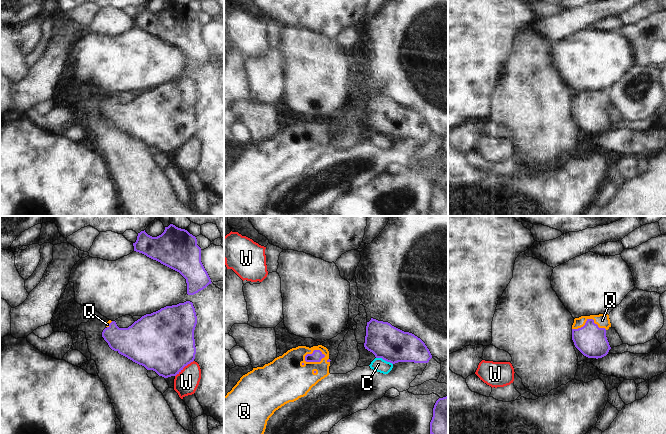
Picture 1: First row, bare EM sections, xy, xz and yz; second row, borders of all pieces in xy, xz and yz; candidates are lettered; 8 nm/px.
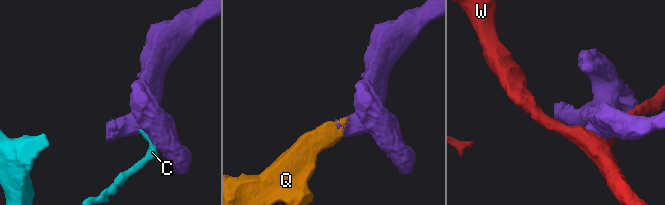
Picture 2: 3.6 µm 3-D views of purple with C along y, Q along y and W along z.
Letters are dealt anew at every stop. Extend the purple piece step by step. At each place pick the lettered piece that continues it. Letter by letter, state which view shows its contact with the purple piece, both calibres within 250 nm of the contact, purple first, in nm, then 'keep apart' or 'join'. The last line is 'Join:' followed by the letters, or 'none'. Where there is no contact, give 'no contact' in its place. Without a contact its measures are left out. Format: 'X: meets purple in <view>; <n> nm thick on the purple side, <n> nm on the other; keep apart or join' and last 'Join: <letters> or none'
C: meets purple in xz; 280 nm thick on the purple side, 110 nm on the other; keep apart
Q: meets purple in xz; 90 nm thick on the purple side, 320 nm on the other; join
W: meets purple in xy; 480 nm thick on the purple side, 190 nm on the other; keep apart
Join: Q

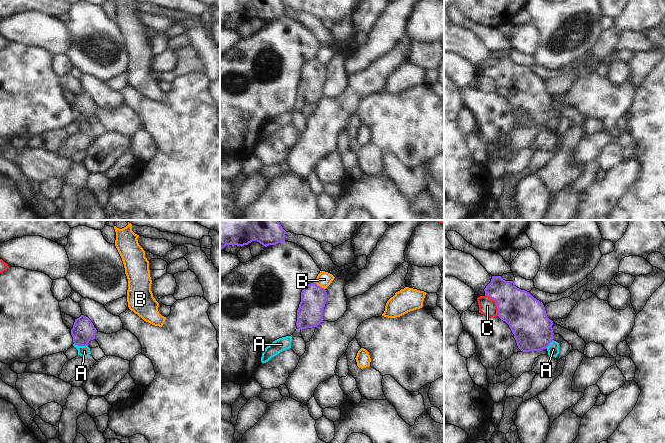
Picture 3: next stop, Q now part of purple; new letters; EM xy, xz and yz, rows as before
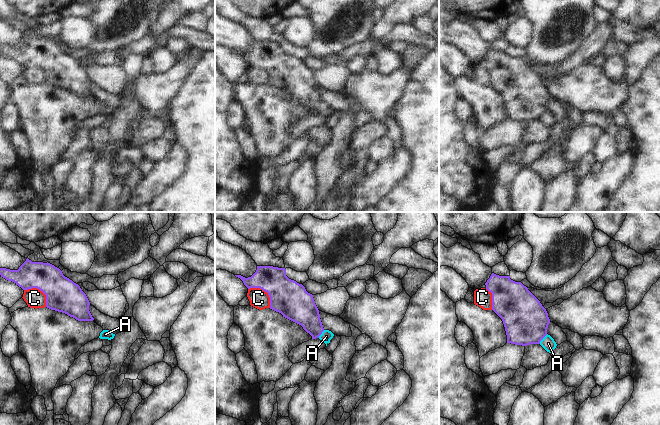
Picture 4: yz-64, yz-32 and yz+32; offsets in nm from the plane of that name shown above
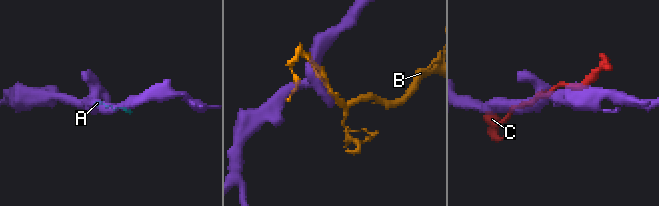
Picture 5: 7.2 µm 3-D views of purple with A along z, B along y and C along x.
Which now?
A: meets purple in xy; 180 nm thick on the purple side, 80 nm on the other; keep apart
B: meets purple in xz; 200 nm thick on the purple side, 120 nm on the other; keep apart
C: meets purple in yz; 320 nm thick on the purple side, 140 nm on the other; keep apart
Join: none

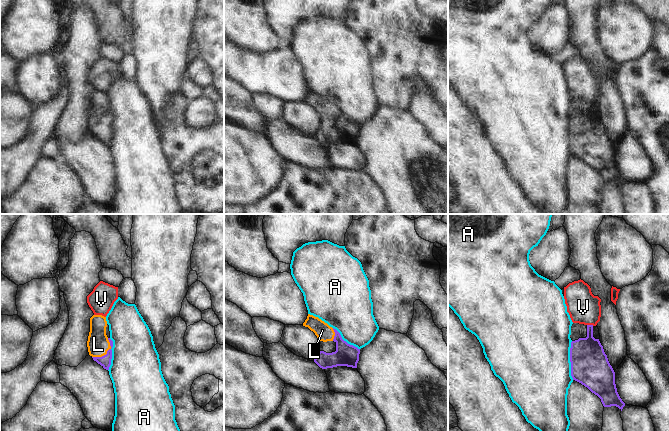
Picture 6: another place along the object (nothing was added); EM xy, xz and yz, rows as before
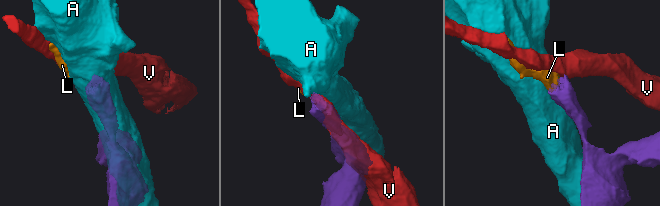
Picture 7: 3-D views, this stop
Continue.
A: meets purple in yz; 300 nm thick on the purple side, 500 nm on the other; keep apart
L: meets purple in xy; 90 nm thick on the purple side, 180 nm on the other; join
V: meets purple in yz; 280 nm thick on the purple side, 260 nm on the other; keep apart
Join: L

